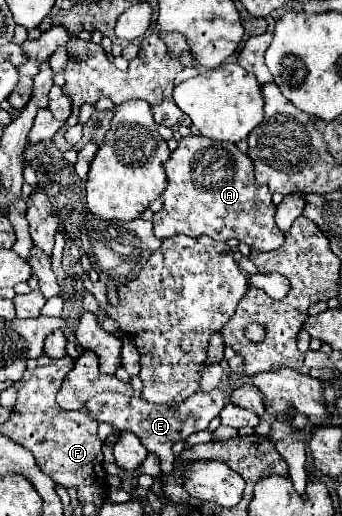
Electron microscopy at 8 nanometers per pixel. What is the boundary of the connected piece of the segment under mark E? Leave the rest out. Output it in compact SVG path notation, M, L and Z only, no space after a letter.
M215 388L211 392L199 390L175 406L151 404L151 402L143 400L141 396L123 396L119 392L103 392L99 396L93 396L87 402L87 408L89 408L91 416L95 416L95 420L109 422L109 424L113 424L113 428L119 428L123 432L125 430L135 432L141 438L141 442L147 446L147 450L161 458L161 474L169 476L173 472L173 464L175 464L171 446L179 440L185 440L187 436L191 436L197 430L205 430L209 426L209 422L215 416L219 416L225 402L227 402L227 392L223 388Z

